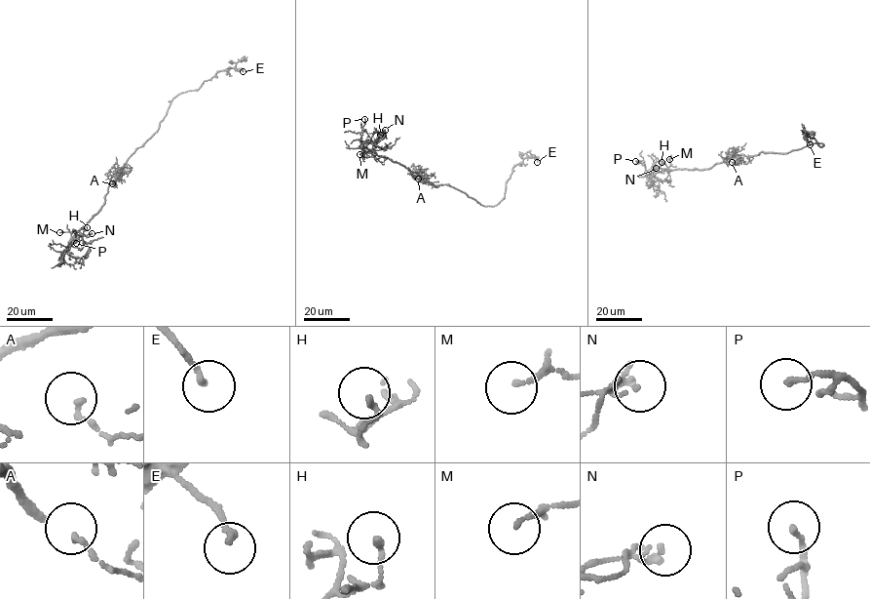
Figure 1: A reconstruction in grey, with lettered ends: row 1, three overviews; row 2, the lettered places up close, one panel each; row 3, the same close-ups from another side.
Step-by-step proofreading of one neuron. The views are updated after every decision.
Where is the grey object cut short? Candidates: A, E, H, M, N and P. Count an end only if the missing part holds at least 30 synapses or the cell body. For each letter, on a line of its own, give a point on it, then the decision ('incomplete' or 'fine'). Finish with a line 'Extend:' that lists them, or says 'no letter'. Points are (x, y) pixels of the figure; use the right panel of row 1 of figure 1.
A: at (732, 162); fine
E: at (810, 144); fine
H: at (661, 162); fine
M: at (669, 159); fine
N: at (656, 168); fine
P: at (635, 161); fine
Extend: no letter

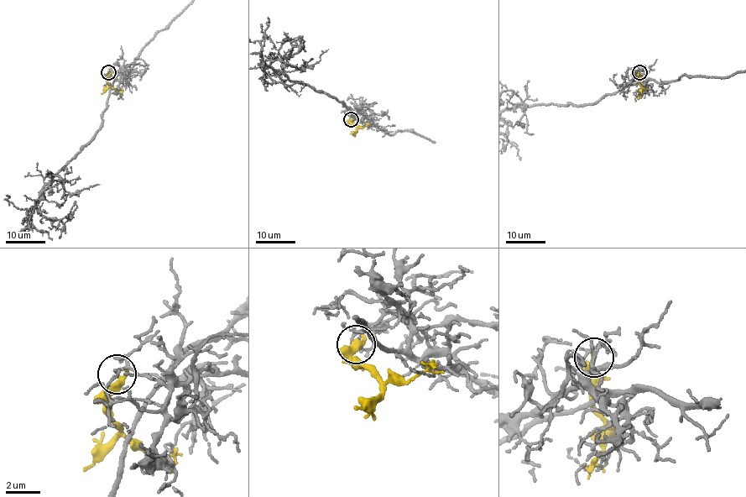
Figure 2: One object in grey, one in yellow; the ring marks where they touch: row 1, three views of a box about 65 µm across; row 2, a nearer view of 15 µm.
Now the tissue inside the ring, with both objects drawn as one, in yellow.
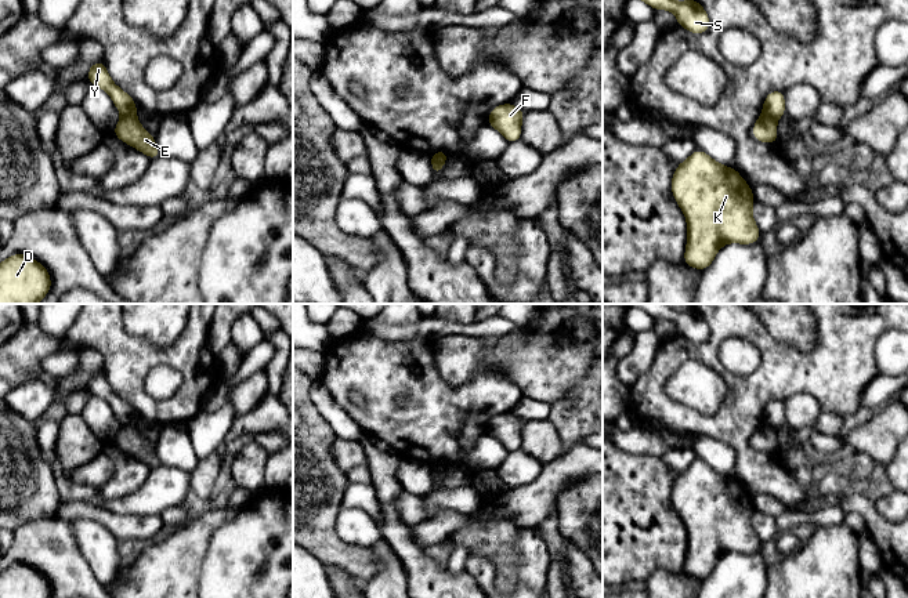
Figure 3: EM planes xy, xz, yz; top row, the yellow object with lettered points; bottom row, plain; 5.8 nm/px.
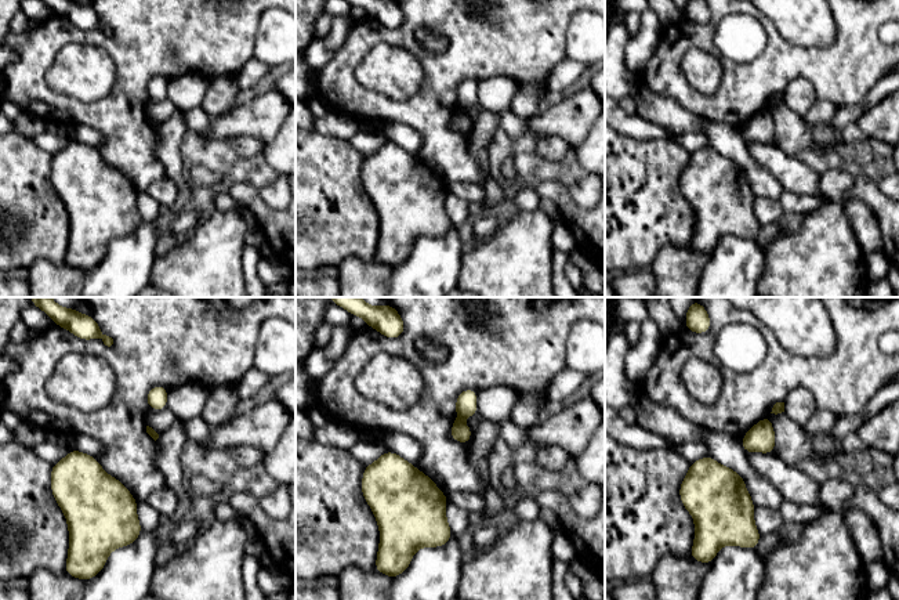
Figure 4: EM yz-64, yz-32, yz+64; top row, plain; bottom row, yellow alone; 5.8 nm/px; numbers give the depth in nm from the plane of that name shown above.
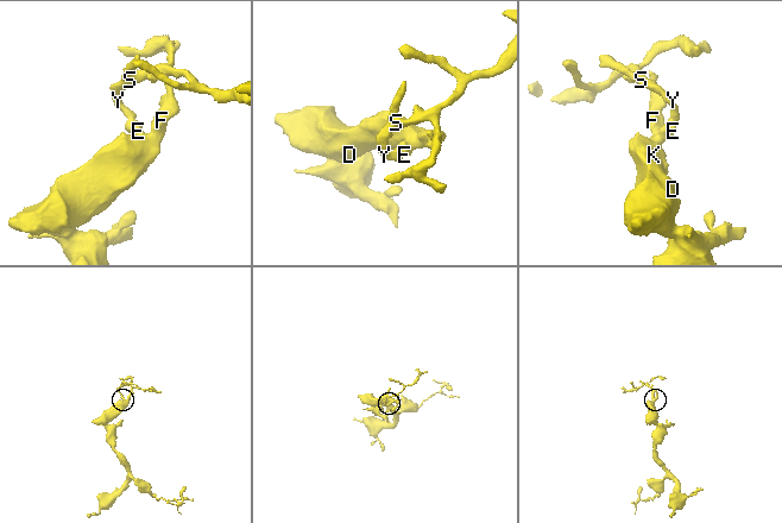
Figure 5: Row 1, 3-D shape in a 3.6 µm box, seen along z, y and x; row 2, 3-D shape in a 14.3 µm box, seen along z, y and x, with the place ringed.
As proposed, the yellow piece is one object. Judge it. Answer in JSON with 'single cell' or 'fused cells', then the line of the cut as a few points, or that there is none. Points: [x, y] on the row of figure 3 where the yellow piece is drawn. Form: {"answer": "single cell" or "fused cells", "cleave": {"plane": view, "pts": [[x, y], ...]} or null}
{"answer": "fused cells", "cleave": {"plane": "xy", "pts": [[134, 112], [122, 116]]}}

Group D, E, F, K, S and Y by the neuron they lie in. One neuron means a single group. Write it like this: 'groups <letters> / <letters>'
groups D E F K / S Y

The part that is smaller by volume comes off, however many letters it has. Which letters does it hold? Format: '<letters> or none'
S, Y

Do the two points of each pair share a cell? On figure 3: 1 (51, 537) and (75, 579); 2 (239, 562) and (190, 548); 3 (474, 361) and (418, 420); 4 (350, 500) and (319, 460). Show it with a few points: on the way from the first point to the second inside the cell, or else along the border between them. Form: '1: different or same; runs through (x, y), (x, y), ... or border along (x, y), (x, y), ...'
1: same; runs through (51, 547), (65, 569)
2: different; border along (221, 524), (210, 539), (198, 583)
3: different; border along (434, 357), (451, 386), (478, 372)
4: different; border along (350, 482), (340, 507)

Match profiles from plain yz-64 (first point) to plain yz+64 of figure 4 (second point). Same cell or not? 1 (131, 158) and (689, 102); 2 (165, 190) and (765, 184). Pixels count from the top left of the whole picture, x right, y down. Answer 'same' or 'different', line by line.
1: same
2: same

